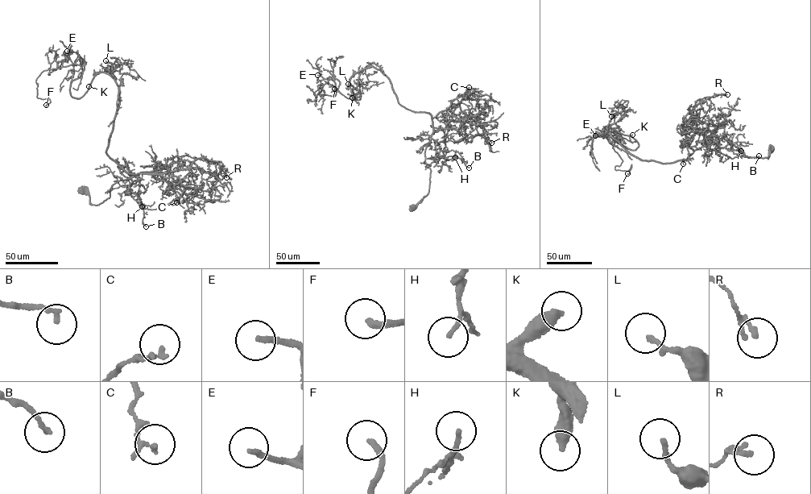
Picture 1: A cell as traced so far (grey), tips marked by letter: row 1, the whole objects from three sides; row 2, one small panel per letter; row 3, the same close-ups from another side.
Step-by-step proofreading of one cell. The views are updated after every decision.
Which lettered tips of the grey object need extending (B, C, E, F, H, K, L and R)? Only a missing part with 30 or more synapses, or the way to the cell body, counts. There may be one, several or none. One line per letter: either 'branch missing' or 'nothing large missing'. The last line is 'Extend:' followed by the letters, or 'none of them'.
B: nothing large missing
C: nothing large missing
E: branch missing
F: branch missing
H: nothing large missing
K: branch missing
L: nothing large missing
R: nothing large missing
Extend: E, F, K

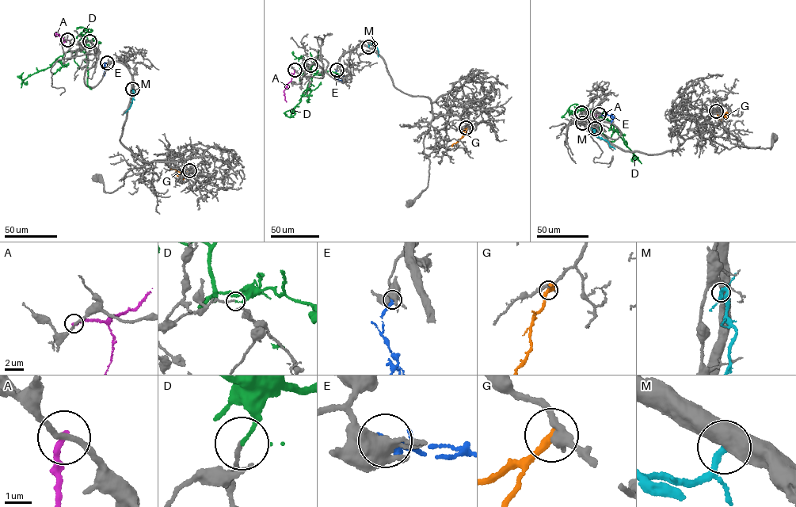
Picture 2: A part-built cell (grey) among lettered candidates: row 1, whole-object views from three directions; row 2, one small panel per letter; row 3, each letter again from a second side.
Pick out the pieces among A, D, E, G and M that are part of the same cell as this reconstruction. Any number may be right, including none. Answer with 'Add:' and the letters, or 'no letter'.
Add: no letter

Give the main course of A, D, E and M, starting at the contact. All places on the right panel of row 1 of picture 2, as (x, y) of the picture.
A: (582, 123), (607, 112)
D: (581, 112), (585, 110), (594, 118), (600, 116), (616, 127), (624, 144), (637, 157), (633, 157), (633, 162)
E: (599, 114), (611, 116), (611, 122)
M: (595, 128), (592, 130), (595, 135), (607, 141), (615, 149)

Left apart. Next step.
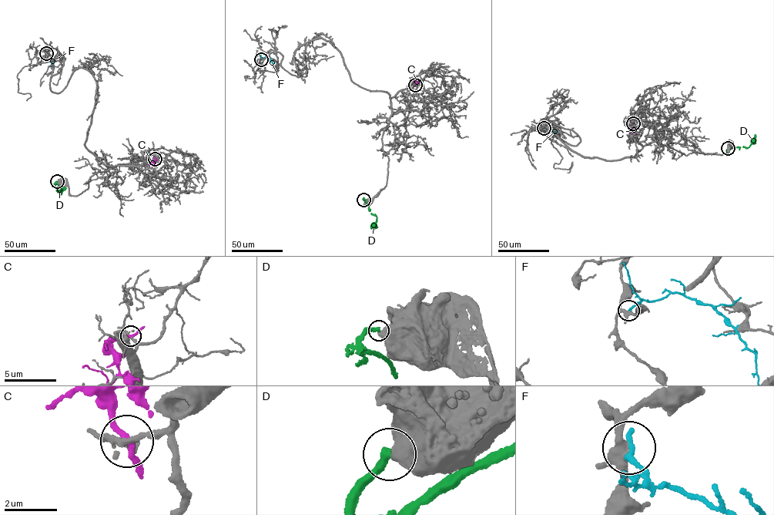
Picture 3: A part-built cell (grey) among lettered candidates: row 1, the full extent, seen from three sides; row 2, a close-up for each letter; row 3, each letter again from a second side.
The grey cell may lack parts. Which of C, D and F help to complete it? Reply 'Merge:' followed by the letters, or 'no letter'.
Merge: no letter

